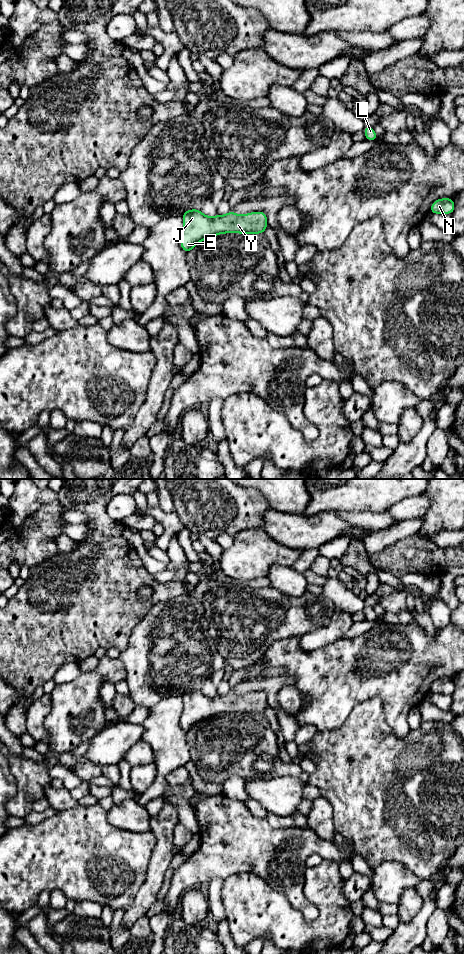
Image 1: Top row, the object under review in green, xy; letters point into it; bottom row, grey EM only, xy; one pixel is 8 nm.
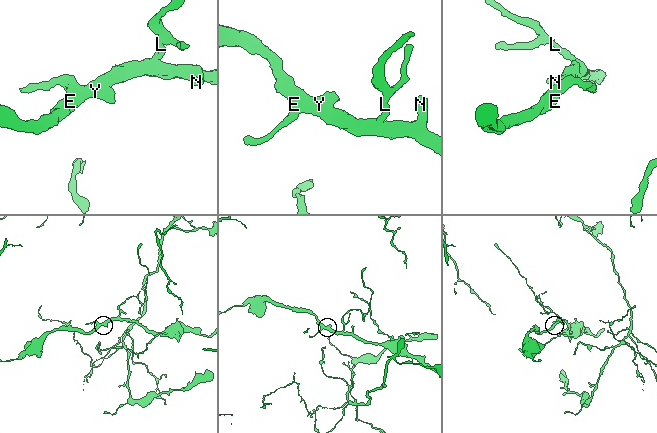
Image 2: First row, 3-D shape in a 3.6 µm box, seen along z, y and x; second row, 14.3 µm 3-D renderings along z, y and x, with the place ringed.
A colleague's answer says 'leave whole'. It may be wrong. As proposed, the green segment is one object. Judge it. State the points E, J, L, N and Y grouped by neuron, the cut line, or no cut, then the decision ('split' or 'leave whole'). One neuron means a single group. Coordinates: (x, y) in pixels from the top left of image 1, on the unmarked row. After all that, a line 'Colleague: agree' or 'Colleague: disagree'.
E J L N Y; no cut; leave whole
Colleague: agree

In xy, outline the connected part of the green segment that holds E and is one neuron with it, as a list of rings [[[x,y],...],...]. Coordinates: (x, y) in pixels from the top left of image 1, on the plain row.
[[[190,689],[183,693],[182,700],[183,710],[181,713],[180,726],[186,734],[188,734],[195,725],[213,716],[225,713],[264,714],[268,706],[267,695],[263,691],[240,695],[231,690],[225,695],[217,694],[214,697],[209,697],[204,695],[201,690]]]

